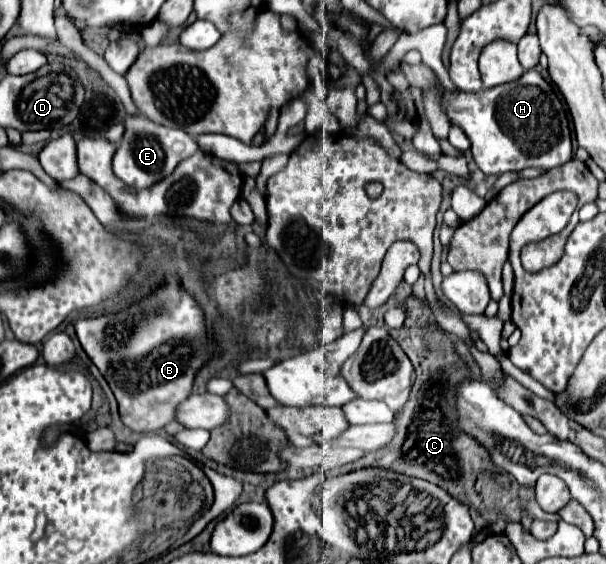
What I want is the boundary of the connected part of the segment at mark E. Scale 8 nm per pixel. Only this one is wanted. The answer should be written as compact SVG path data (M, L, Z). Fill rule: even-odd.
M129 115L125 119L127 129L123 133L123 139L115 151L113 157L113 171L119 179L123 179L127 185L133 185L137 189L147 189L167 177L179 161L193 155L199 147L191 135L187 135L183 129L171 129L165 125L157 125L141 115Z

